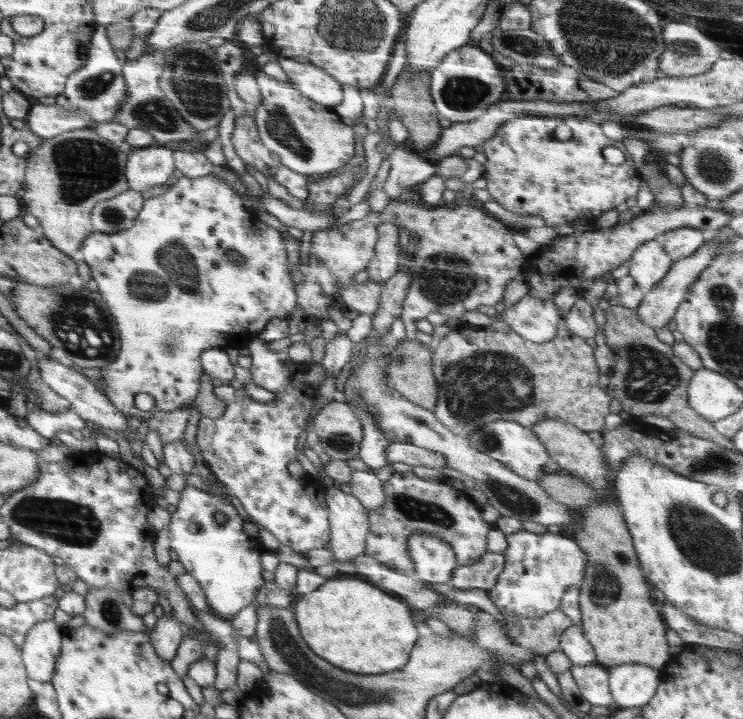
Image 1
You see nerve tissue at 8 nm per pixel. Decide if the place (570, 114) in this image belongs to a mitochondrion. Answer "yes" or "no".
no

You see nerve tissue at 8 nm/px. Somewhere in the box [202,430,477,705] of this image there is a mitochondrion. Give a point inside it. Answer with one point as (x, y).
(412, 507)

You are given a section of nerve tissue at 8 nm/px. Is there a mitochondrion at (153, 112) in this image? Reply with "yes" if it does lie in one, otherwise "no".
yes

